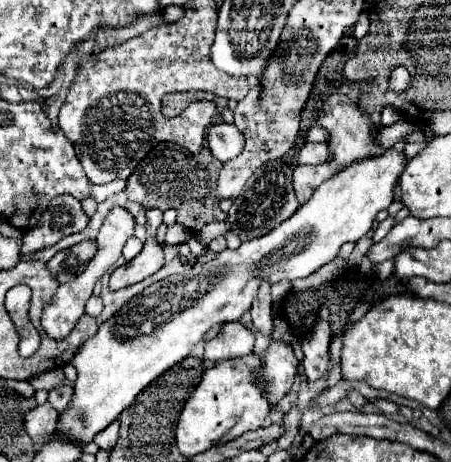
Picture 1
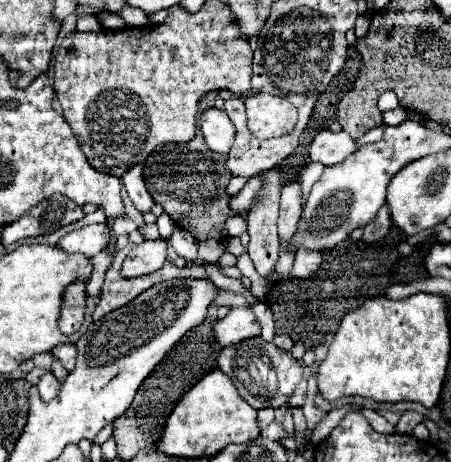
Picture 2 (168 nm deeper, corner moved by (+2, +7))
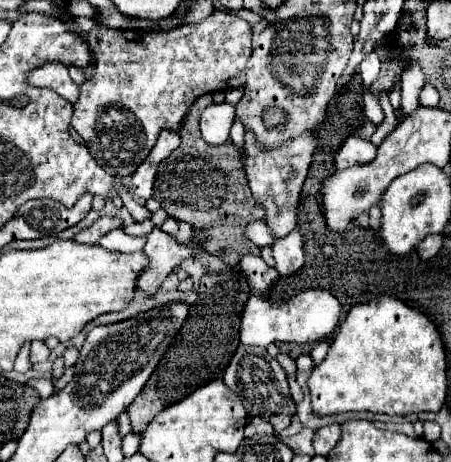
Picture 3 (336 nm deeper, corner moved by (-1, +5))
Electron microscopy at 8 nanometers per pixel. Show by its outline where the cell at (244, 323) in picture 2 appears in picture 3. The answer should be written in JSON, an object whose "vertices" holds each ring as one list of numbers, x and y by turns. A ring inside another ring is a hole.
{"vertices":[[318,288,306,290,290,298,288,304,280,306,274,306,260,296,252,296,244,306,244,314,240,316,240,344,256,344,266,348,272,342,296,342,296,344,318,342,334,332,340,320,340,312,342,312,340,302,328,290]]}

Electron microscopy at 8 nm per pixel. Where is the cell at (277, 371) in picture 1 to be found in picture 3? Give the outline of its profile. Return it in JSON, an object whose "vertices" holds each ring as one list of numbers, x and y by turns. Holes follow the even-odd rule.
{"vertices":[[238,346,228,370,224,372,224,384,242,398,242,404,250,416,262,416,268,420,274,426,274,434,284,430,296,414,296,404,288,394,290,386,286,370,260,346]]}

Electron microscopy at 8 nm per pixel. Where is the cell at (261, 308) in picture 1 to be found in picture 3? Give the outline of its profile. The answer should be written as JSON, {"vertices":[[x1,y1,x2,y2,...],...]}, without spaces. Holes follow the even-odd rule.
{"vertices":[[306,132,290,142,286,142,282,148,274,150,260,150,252,134,246,134,246,150,248,150,248,162,246,162,246,178,252,190,252,196,260,208,264,208,264,222,270,228,274,240,286,236,296,226,296,206,300,200,300,190,308,174,308,166,312,162,312,152,316,150,316,134]]}

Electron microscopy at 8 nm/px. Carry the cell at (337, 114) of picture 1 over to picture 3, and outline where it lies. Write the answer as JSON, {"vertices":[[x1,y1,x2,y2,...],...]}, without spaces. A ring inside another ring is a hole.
{"vertices":[[294,228,288,236,280,238,272,246,272,256,276,260,276,270,280,276,290,276,304,264,304,250,302,250,302,234]]}

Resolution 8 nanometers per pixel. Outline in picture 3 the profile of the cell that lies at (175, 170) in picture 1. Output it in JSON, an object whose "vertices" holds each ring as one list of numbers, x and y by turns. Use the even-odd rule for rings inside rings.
{"vertices":[[206,94,200,100,206,102,196,102,184,120,180,148,176,148,158,166,154,180,154,198,162,204,168,216,190,224,196,240,200,238,200,232,206,232,204,250,218,256,228,266,234,266,244,254,260,254,260,248,254,246,248,238,244,238,244,226,248,222,260,220,264,216,264,210,262,208,258,210,258,204,254,202,252,192,248,190,248,182,244,178,244,170,240,166,236,148,232,144,222,144,218,148,212,148,200,138,198,118,200,112,212,102,212,94]]}

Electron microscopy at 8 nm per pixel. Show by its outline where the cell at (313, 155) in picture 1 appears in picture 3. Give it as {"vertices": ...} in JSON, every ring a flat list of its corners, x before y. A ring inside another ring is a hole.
{"vertices":[[348,136,340,148,334,152,334,168,344,170,356,162,368,162,376,154,376,146,370,140,362,140,358,136]]}

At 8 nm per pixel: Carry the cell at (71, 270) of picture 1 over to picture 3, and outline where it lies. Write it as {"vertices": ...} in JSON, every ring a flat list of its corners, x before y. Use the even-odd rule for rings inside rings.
{"vertices":[[90,226,90,228,80,230,80,232,74,236,74,242,78,242,78,244,90,244,90,246,96,246,96,244,98,244,98,240,100,240,102,236,104,236,104,234,102,234,102,230,100,230,98,226]]}

